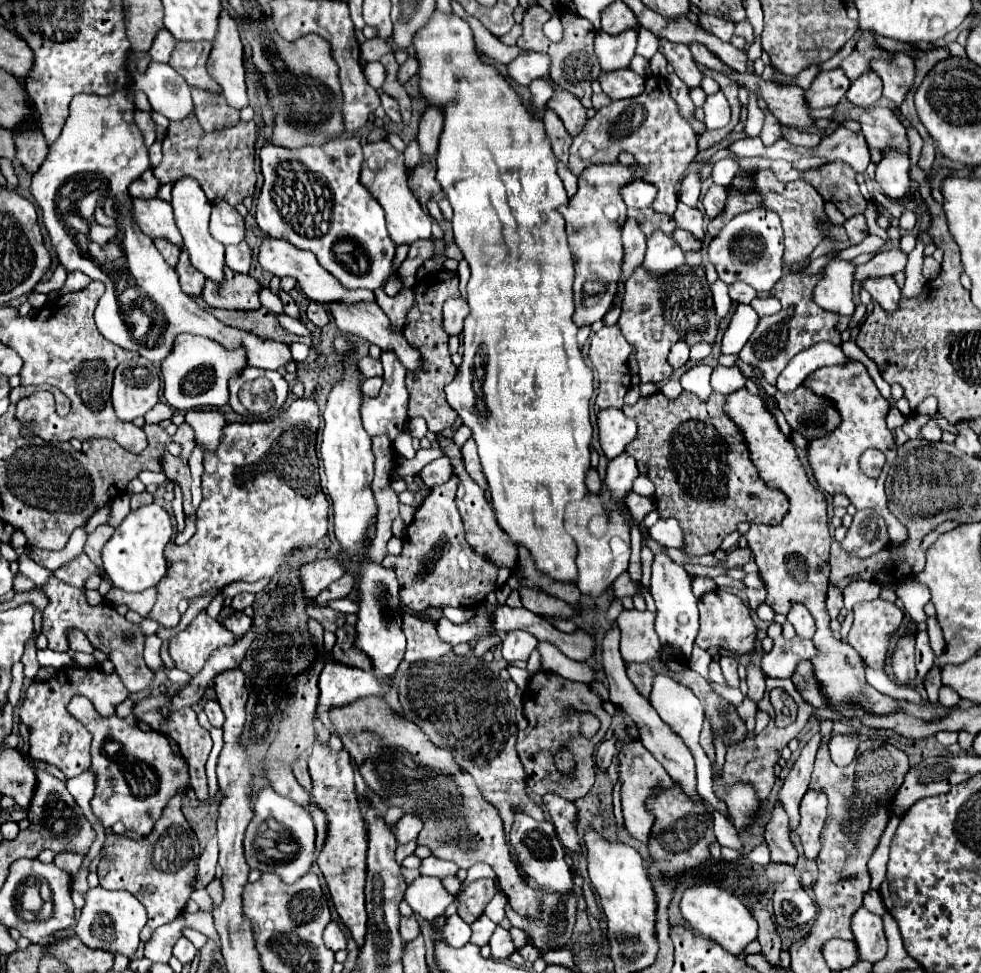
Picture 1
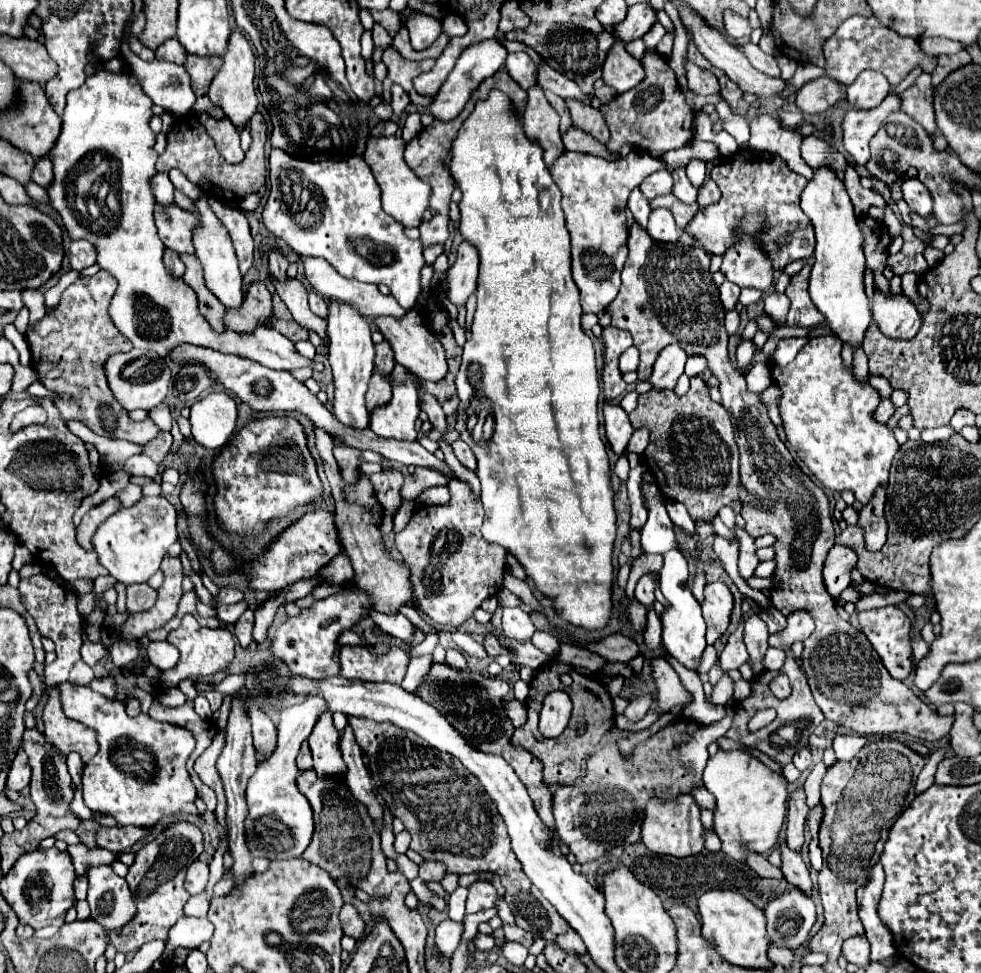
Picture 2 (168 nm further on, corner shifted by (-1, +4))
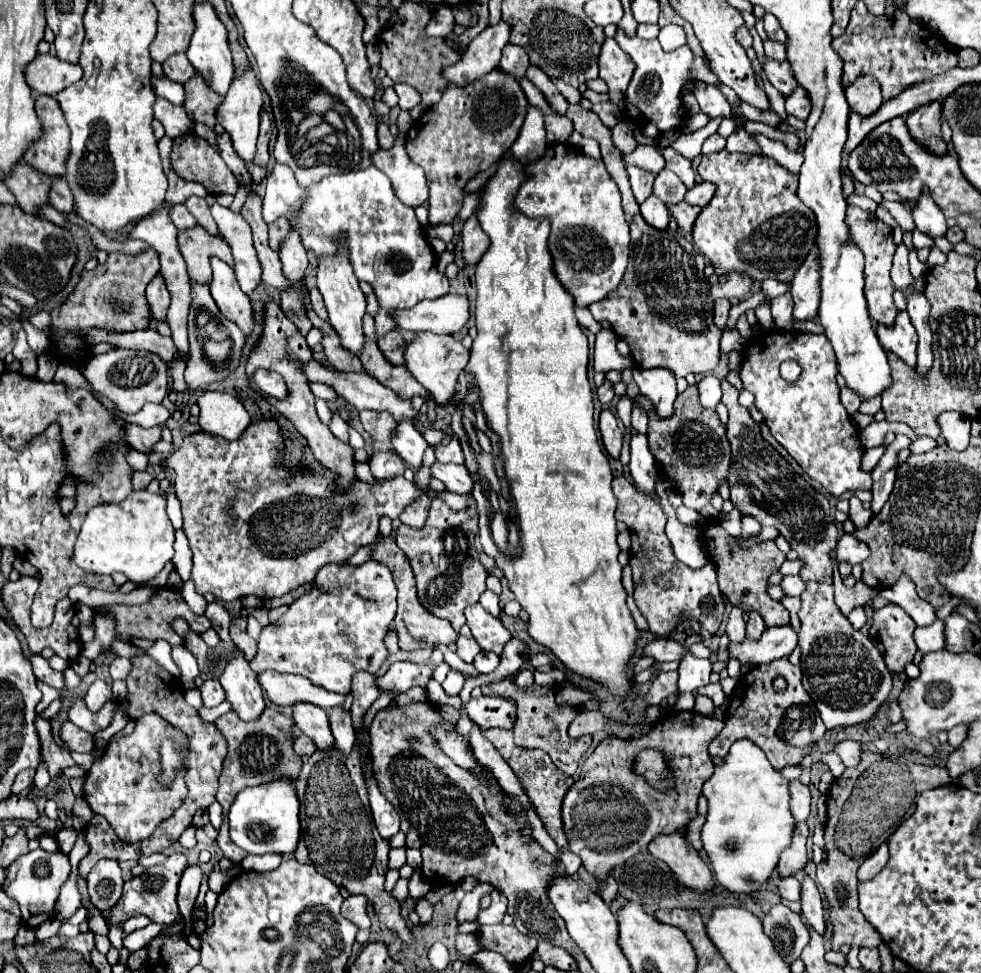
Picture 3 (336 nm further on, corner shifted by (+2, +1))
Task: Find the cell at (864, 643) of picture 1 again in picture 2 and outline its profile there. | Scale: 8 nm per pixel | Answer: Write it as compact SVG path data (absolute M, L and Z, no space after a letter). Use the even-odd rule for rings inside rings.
M895 605L871 609L871 611L861 611L859 621L861 621L861 631L867 635L867 639L871 641L871 645L879 653L879 657L881 657L883 665L887 667L887 671L891 673L891 677L901 679L901 681L907 679L909 673L913 671L913 651L911 651L911 639L909 639L909 631L911 631L913 621Z

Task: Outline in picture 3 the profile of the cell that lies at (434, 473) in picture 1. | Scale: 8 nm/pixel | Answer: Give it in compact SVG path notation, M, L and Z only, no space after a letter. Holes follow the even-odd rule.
M262 420L250 424L238 440L224 440L220 436L208 436L206 432L190 434L180 448L164 458L162 468L172 470L176 476L174 490L182 504L184 532L194 554L192 582L196 584L198 594L208 592L226 602L248 594L258 598L284 596L298 586L310 584L324 564L346 562L360 546L374 542L378 534L378 518L382 514L398 518L412 500L424 494L416 482L410 482L404 476L384 482L378 480L376 486L356 482L346 494L342 494L336 490L334 482L314 474L292 478L280 460L280 450L282 438L278 424L274 420Z

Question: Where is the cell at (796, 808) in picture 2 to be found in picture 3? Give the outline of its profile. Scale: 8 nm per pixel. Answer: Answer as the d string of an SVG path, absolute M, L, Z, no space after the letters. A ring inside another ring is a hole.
M798 824L796 832L792 836L792 844L780 854L780 862L778 862L778 874L780 876L790 876L796 870L802 870L806 866L806 862L808 862L806 838L808 838L806 824Z

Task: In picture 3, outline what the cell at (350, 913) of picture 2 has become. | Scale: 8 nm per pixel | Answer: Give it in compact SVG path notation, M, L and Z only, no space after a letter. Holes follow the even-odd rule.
M348 896L342 904L342 912L344 918L352 920L352 924L356 924L360 930L362 928L370 928L370 918L366 914L366 898L364 896Z

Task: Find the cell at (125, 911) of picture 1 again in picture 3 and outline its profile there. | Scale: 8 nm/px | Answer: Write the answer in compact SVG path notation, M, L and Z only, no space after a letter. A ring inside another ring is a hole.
M100 860L88 874L90 902L100 910L110 910L122 896L122 870L116 860Z

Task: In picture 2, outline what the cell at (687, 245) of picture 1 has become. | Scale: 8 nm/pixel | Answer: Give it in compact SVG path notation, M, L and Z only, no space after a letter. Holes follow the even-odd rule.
M743 149L731 157L721 159L711 169L711 179L721 189L721 199L713 205L701 207L697 215L685 227L699 245L705 247L711 255L725 255L733 245L735 229L745 215L763 215L763 233L759 233L759 245L767 253L773 269L781 271L785 265L797 259L809 259L815 247L815 237L811 221L799 207L799 195L807 185L807 179L799 173L793 173L787 163L771 153Z

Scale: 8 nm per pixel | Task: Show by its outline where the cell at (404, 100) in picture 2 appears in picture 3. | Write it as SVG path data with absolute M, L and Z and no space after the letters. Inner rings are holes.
M394 84L394 90L396 90L398 98L400 98L398 106L402 110L410 110L410 108L414 108L420 102L420 94L412 86L408 86L408 84Z

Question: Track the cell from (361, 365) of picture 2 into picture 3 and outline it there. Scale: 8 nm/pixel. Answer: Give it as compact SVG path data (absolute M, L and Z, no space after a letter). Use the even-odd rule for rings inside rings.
M344 248L338 250L334 256L320 260L320 264L318 264L318 290L320 290L326 310L328 310L328 322L336 330L336 334L340 336L342 346L346 348L346 352L352 352L352 356L360 356L360 352L364 350L362 318L366 312L366 300L364 300L364 292L360 290L354 272L352 272L352 266L348 262Z

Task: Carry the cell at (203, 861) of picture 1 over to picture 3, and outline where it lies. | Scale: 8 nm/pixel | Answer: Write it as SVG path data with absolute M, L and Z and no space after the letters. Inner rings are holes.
M188 866L180 878L180 886L178 886L178 906L180 906L180 914L184 918L190 918L192 906L196 902L198 896L198 888L202 882L202 870L198 866Z

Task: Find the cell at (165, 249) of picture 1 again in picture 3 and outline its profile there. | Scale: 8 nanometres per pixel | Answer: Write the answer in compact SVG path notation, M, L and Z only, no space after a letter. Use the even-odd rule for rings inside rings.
M156 276L156 278L148 284L148 288L146 288L146 298L148 298L150 306L152 306L152 312L154 312L156 316L160 316L160 318L166 318L166 310L168 310L168 304L170 304L170 292L168 292L168 288L164 286L164 282L162 282L160 276Z

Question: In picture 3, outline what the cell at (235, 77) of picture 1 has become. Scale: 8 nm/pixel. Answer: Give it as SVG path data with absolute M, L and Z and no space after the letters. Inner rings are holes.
M248 66L242 74L236 74L232 78L232 84L230 84L228 92L224 94L224 100L222 100L222 104L218 106L218 112L216 112L218 122L230 134L232 144L234 144L234 150L236 150L236 154L244 162L252 162L254 152L256 152L256 136L258 136L258 124L260 124L260 108L262 108L262 90L256 84L254 72Z

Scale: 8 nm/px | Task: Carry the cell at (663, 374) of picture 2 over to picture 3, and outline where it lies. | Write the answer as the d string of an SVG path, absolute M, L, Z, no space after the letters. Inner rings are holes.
M634 368L634 382L638 384L640 392L652 400L656 412L662 418L672 414L672 404L678 392L676 392L676 376L672 376L668 368L652 368L652 370Z

